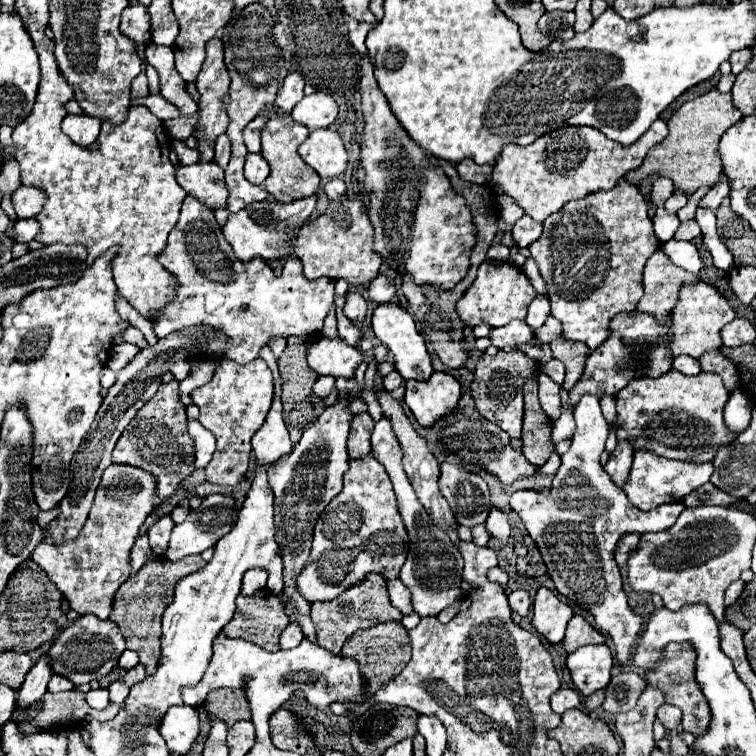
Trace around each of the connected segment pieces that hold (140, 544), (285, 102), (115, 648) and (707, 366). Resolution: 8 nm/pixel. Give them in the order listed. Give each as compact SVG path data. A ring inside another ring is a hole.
M143 536L137 538L137 542L131 550L131 576L135 576L135 572L145 564L145 558L149 552L151 552L151 548L149 548L147 538L143 538Z
M291 72L285 78L285 82L283 82L283 86L281 86L279 94L277 94L275 106L285 110L285 112L291 112L291 108L303 98L303 86L305 86L303 76L299 72Z
M87 614L87 616L79 616L57 636L53 646L49 648L49 656L51 656L53 672L69 678L75 686L79 686L107 676L117 666L117 660L123 654L123 650L125 650L125 638L121 636L117 624Z
M713 350L713 352L703 354L703 356L701 356L701 368L719 374L719 376L723 378L725 388L727 388L729 392L733 392L733 390L739 386L737 368L735 368L719 350Z

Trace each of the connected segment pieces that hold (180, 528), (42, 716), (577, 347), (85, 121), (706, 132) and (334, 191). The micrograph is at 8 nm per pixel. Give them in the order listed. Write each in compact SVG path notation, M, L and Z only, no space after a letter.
M211 494L207 498L203 498L201 508L189 510L189 516L185 518L185 522L175 524L173 532L171 532L171 540L169 540L169 548L165 552L167 560L181 560L189 554L201 554L203 550L211 548L221 536L225 536L233 524L237 522L237 512L235 512L235 502L231 496L223 496L223 494Z
M79 690L69 692L45 692L45 696L39 702L39 710L33 716L31 722L17 722L17 728L29 736L29 732L47 732L59 726L59 722L67 722L61 726L79 726L77 722L83 722L87 716L107 722L113 720L119 712L119 704L109 704L105 710L95 710L85 702L85 694Z
M557 338L555 344L551 342L549 344L551 350L553 350L553 356L557 360L561 360L567 368L567 374L565 374L565 382L561 384L563 390L571 390L573 384L581 378L583 374L583 368L585 368L585 360L589 356L589 348L581 342L571 342L571 340L565 340L565 338Z
M67 114L63 118L63 132L79 146L89 146L97 140L101 128L101 120L93 116L83 116L83 114Z
M717 88L709 90L707 94L697 96L695 100L685 102L671 118L669 118L669 134L661 144L653 146L643 164L633 172L627 172L627 180L631 184L639 184L649 174L659 174L671 178L675 188L685 194L693 194L701 186L713 186L721 176L721 160L717 156L717 144L721 134L739 122L743 114L733 106L729 94L721 94Z
M333 178L333 180L329 180L329 182L325 184L323 190L325 190L325 194L327 194L329 200L339 200L339 198L345 194L345 184L343 184L343 180Z

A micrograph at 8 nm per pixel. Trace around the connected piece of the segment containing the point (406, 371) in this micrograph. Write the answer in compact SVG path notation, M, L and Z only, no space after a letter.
M381 304L373 312L373 332L375 336L389 346L393 358L395 358L395 368L405 380L427 380L433 374L431 368L431 358L425 348L423 336L417 332L415 320L411 314L407 314L399 304Z

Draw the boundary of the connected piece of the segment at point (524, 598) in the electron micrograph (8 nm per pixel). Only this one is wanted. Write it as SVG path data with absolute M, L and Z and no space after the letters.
M515 590L509 594L509 608L519 616L527 616L529 606L531 606L531 598L525 590Z

